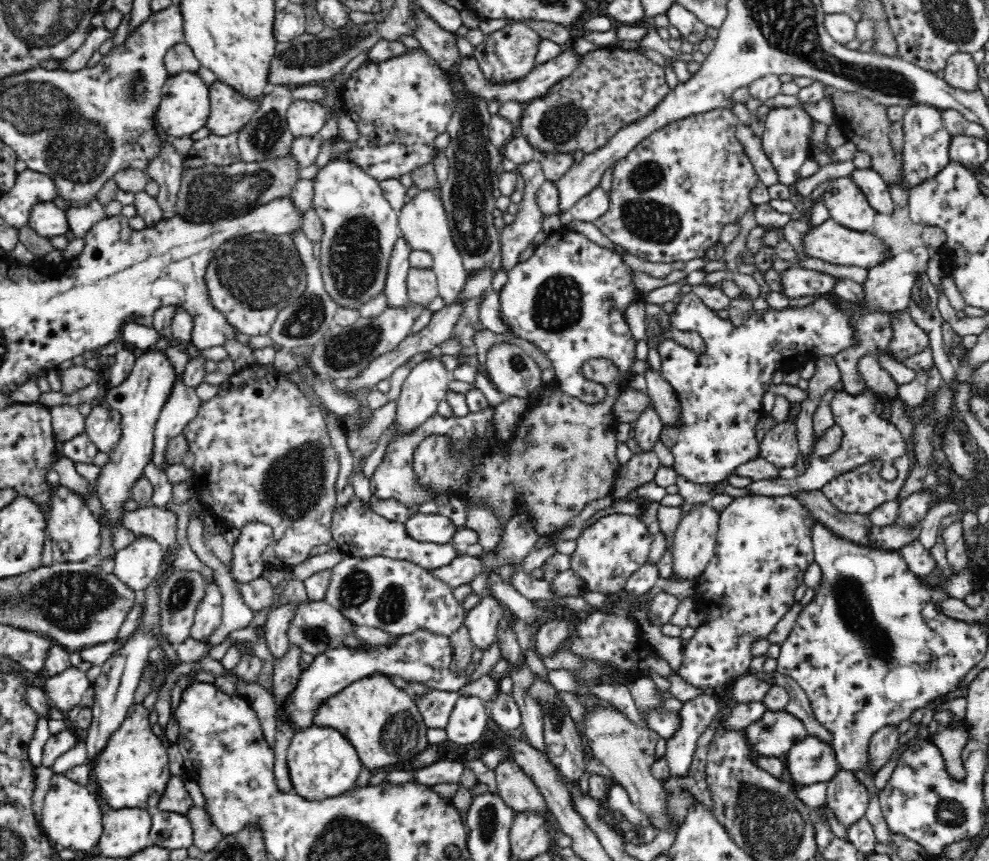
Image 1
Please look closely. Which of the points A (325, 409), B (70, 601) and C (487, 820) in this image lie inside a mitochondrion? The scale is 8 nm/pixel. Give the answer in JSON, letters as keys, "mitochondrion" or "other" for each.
{"A":"other","B":"mitochondrion","C":"mitochondrion"}

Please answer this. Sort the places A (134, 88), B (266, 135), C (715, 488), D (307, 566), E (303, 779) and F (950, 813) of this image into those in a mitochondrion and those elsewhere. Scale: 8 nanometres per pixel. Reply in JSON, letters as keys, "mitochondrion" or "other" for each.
{"A":"mitochondrion","B":"mitochondrion","C":"other","D":"other","E":"other","F":"mitochondrion"}

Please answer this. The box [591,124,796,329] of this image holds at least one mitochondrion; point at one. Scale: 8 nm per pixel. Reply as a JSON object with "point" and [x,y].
{"point":[650,218]}

